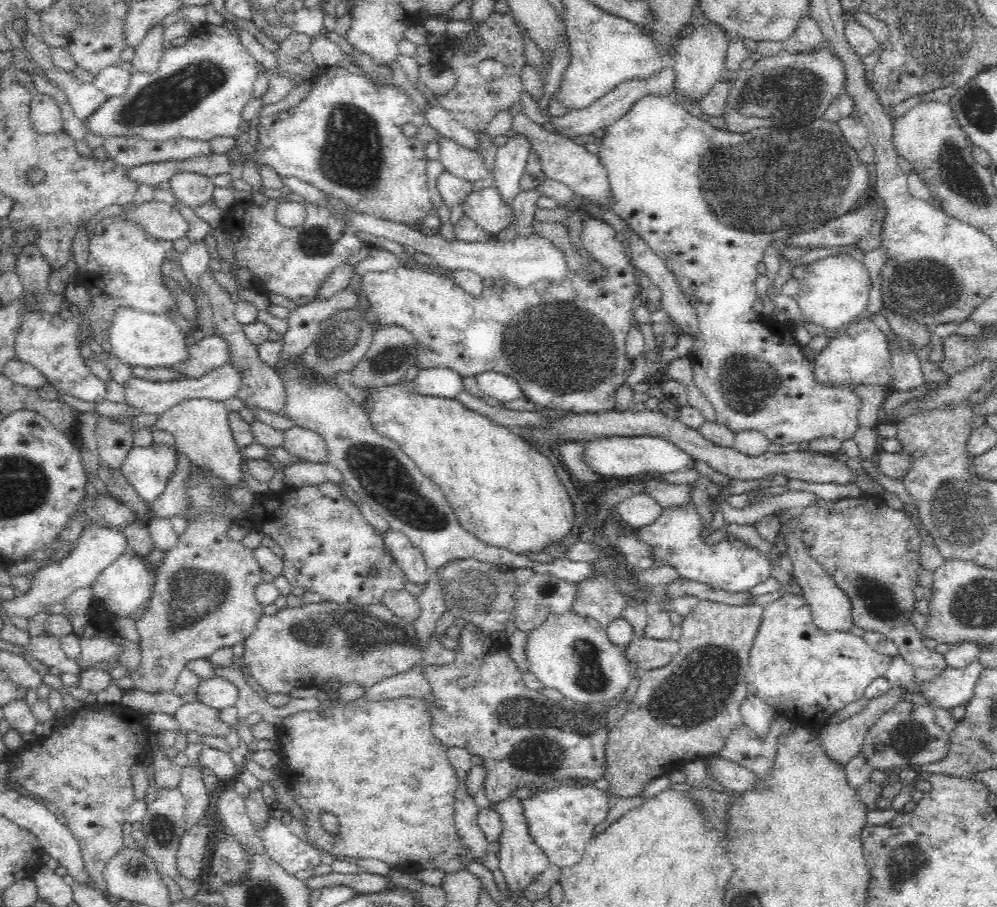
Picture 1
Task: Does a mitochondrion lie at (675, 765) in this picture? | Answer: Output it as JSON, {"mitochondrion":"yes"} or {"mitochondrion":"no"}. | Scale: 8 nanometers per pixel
{"mitochondrion":"no"}

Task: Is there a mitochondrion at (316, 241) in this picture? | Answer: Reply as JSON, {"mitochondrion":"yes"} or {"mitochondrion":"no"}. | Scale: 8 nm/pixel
{"mitochondrion":"yes"}

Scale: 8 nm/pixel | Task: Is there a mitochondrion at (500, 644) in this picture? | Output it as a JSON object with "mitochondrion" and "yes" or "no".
{"mitochondrion":"no"}

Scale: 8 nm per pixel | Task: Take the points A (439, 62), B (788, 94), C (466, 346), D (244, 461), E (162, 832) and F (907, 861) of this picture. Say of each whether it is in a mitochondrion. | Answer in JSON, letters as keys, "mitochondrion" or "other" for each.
{"A":"other","B":"mitochondrion","C":"other","D":"other","E":"mitochondrion","F":"mitochondrion"}

